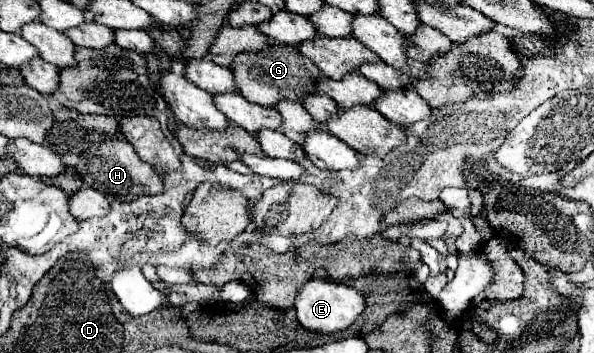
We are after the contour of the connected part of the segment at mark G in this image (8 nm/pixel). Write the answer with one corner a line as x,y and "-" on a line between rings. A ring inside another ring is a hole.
273,41
261,53
237,53
233,57
233,65
229,67
233,77
237,79
237,91
251,103
273,107
277,101
301,101
303,95
315,91
315,83
321,77
317,65
313,65
307,57
303,57
295,47
281,45

